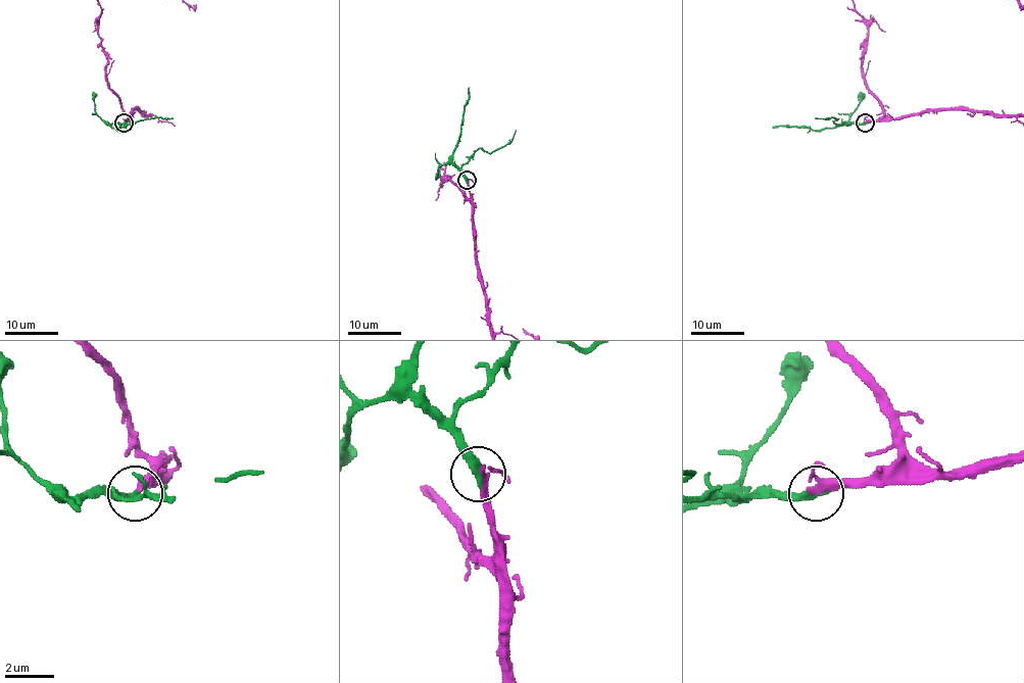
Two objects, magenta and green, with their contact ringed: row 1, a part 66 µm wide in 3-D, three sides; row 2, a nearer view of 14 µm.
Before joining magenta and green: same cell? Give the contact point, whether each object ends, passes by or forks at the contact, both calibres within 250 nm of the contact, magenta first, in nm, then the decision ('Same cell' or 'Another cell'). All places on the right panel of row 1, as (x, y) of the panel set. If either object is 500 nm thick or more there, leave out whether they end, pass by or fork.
Place: (865, 123). At the ring magenta passes by. At the ring green ends. Thickness 240 nm (magenta) against 320 nm. Same cell

